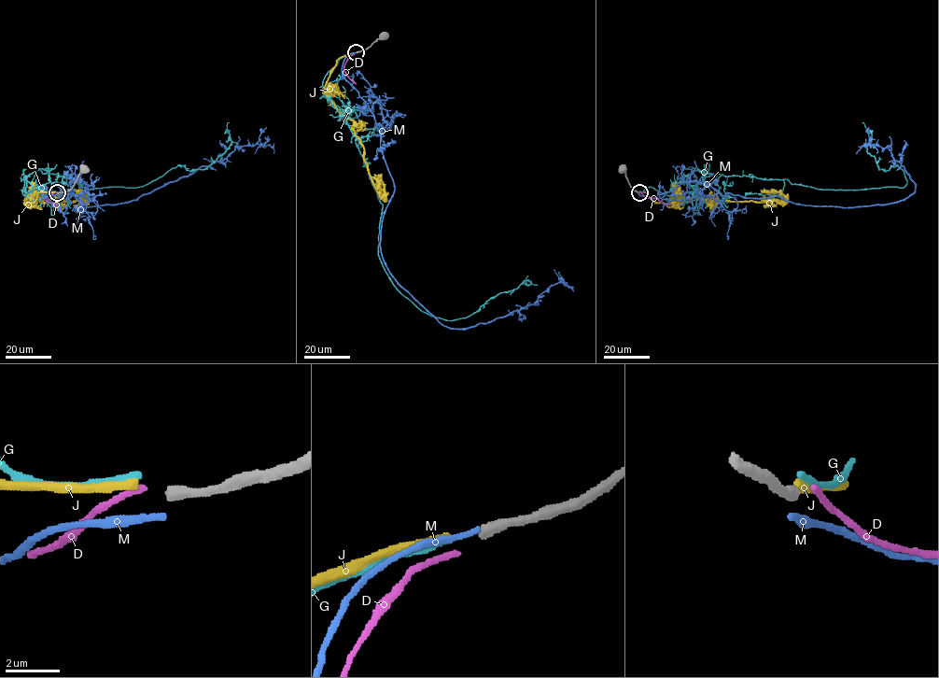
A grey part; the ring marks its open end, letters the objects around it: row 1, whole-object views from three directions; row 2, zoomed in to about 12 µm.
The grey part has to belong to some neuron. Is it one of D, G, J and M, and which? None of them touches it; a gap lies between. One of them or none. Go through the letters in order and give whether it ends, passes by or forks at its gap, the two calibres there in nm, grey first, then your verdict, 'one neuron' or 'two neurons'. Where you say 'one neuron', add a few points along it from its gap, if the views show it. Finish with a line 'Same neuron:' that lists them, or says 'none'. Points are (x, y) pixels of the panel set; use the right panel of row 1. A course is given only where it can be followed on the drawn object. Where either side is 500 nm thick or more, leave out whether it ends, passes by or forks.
D: it ends there; 400 nm thick on the grey side, 240 nm on the other; two neurons
G: it ends there; 400 nm thick on the grey side, 240 nm on the other; two neurons
J: it ends there; 400 nm thick on the grey side, 320 nm on the other; two neurons
M: it ends there; 400 nm thick on the grey side, 240 nm on the other; two neurons
Same neuron: none

